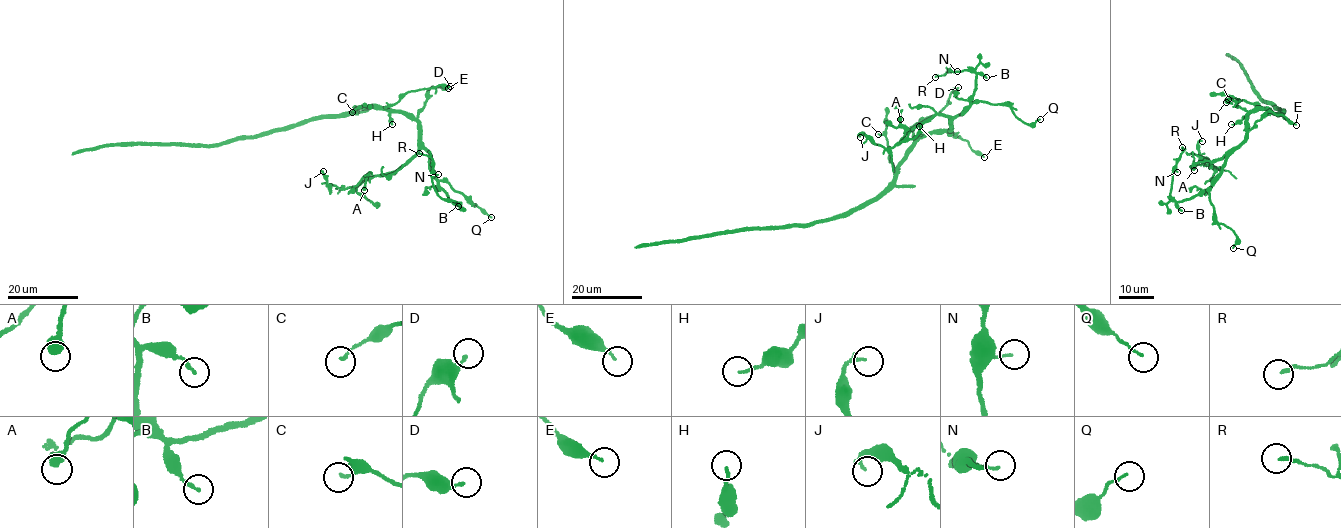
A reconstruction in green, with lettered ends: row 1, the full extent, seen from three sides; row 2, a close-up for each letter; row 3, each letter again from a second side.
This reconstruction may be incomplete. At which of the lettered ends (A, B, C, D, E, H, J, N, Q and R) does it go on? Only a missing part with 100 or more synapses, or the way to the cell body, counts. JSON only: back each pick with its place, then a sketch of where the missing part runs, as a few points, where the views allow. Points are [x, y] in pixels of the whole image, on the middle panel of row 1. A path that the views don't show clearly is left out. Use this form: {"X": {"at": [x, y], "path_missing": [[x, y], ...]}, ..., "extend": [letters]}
{"extend": []}

